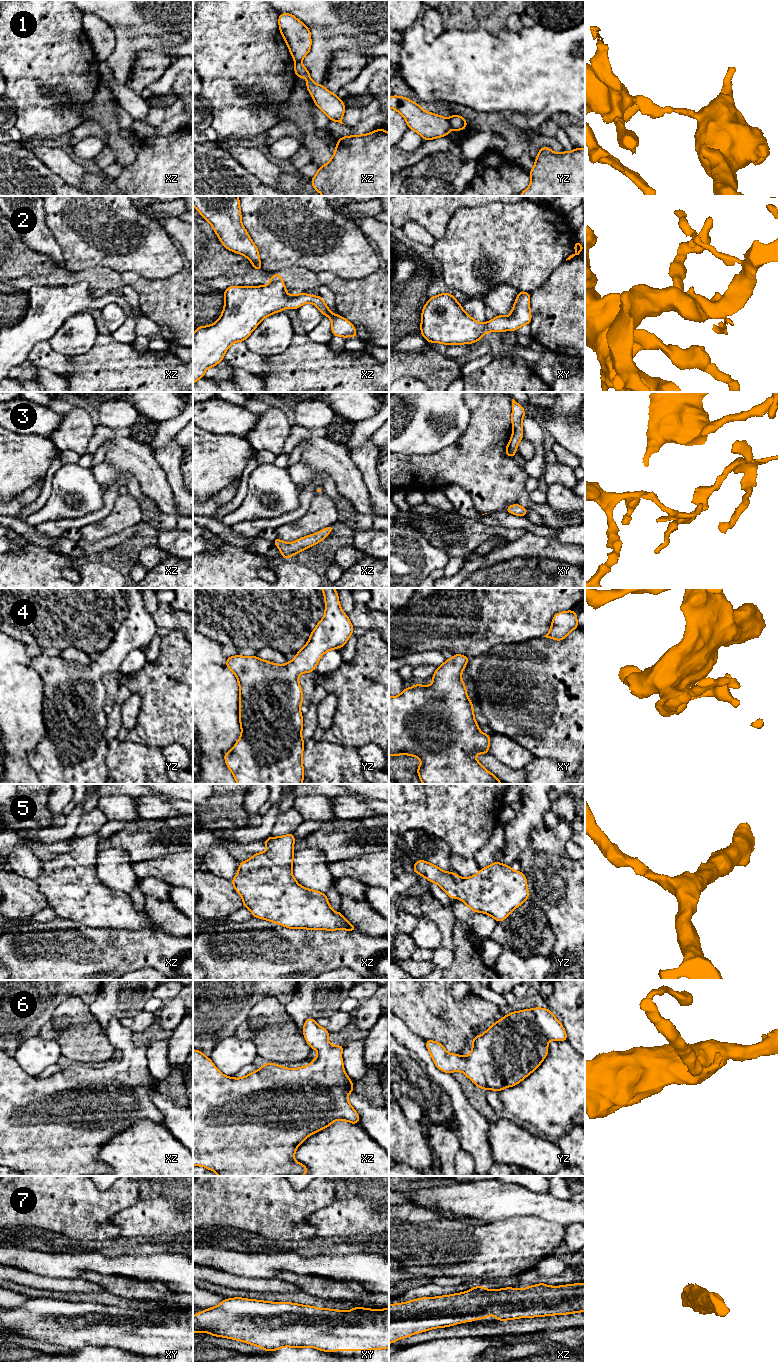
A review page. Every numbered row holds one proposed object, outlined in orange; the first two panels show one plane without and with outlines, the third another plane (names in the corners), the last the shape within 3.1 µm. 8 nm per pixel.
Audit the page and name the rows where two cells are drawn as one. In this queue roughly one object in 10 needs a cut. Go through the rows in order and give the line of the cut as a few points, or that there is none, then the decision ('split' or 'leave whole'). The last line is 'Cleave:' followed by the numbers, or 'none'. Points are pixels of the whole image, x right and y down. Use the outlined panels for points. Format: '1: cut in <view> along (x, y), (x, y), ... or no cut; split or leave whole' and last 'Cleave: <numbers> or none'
1: cut in yz along (447, 119), (451, 128); split
2: no cut; leave whole
3: no cut; leave whole
4: no cut; leave whole
5: no cut; leave whole
6: no cut; leave whole
7: no cut; leave whole
Cleave: 1

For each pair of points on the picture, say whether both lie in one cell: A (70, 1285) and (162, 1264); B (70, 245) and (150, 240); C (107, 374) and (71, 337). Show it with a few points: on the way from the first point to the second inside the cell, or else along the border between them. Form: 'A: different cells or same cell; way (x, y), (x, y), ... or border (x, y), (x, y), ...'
A: different cells; border (80, 1277), (56, 1278)
B: same cell; way (90, 247), (103, 258), (126, 257), (130, 255)
C: different cells; border (99, 333), (94, 344), (88, 350), (71, 357)

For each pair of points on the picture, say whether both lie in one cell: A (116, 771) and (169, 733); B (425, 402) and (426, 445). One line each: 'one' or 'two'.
A: two
B: one

